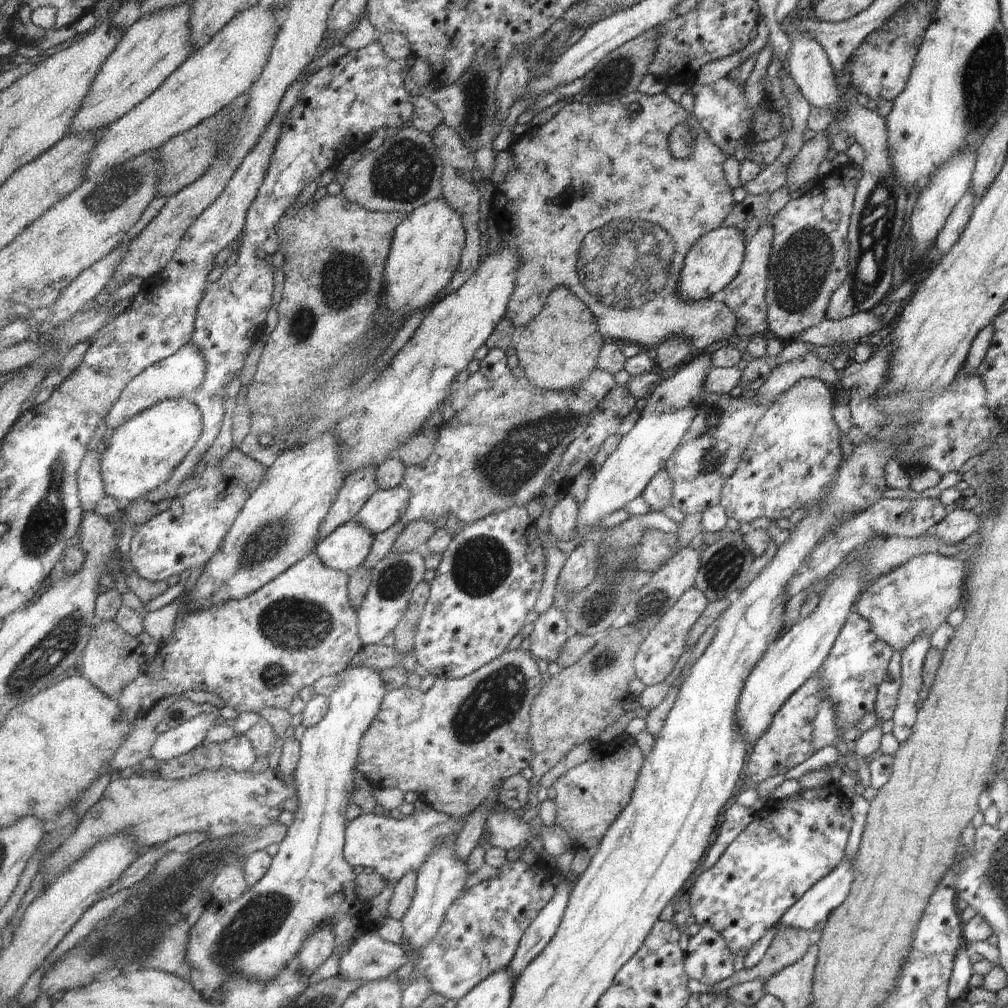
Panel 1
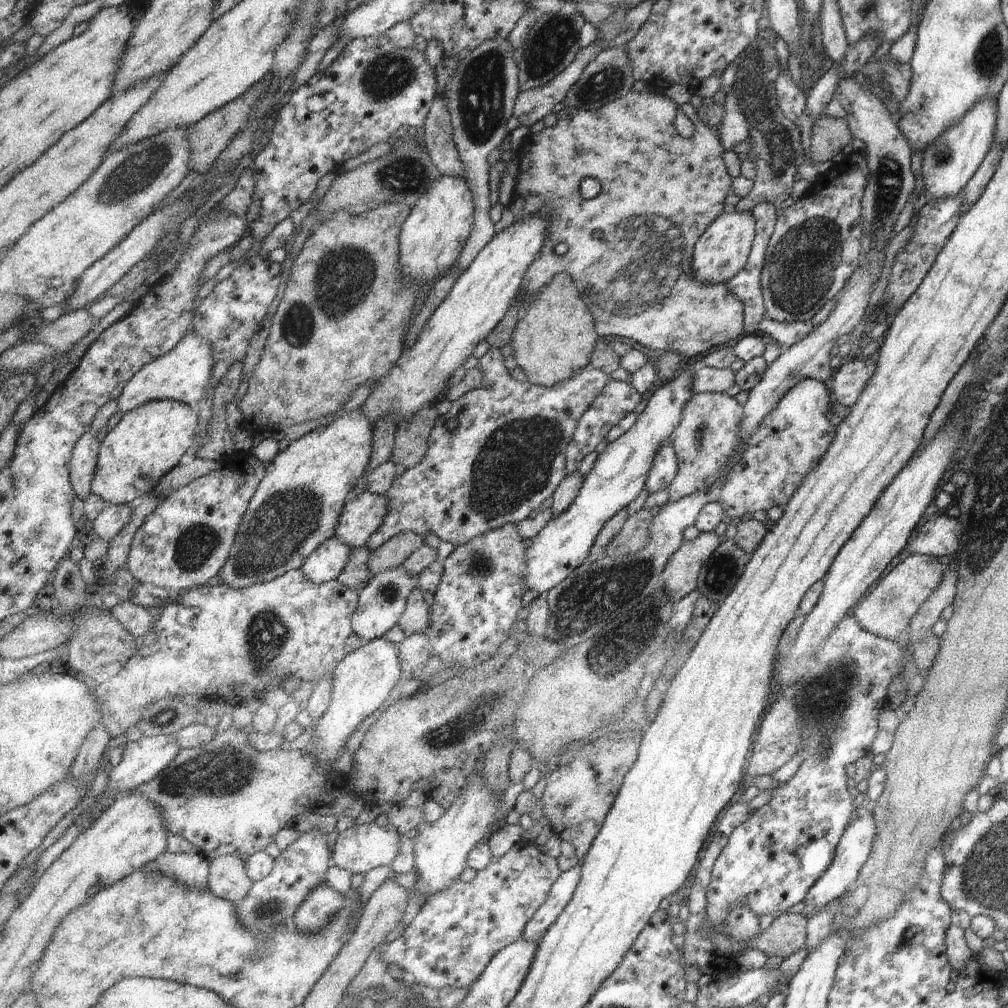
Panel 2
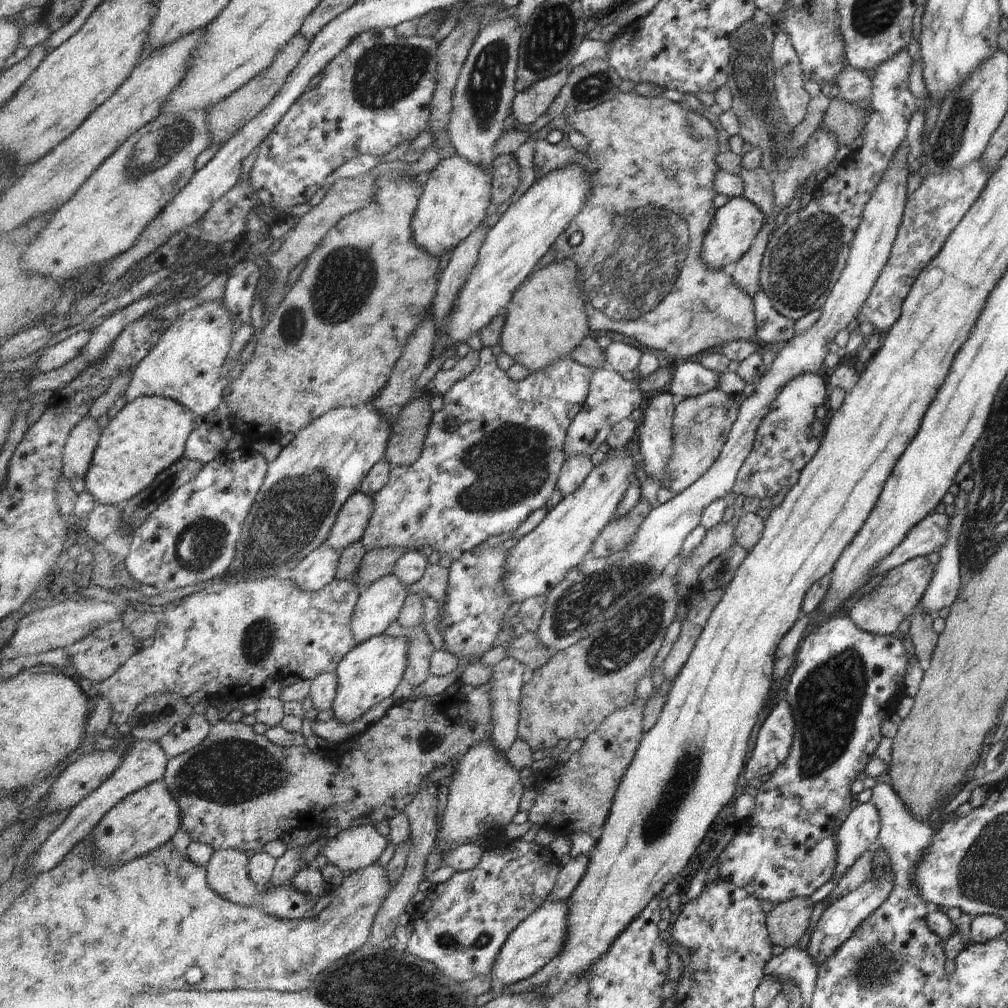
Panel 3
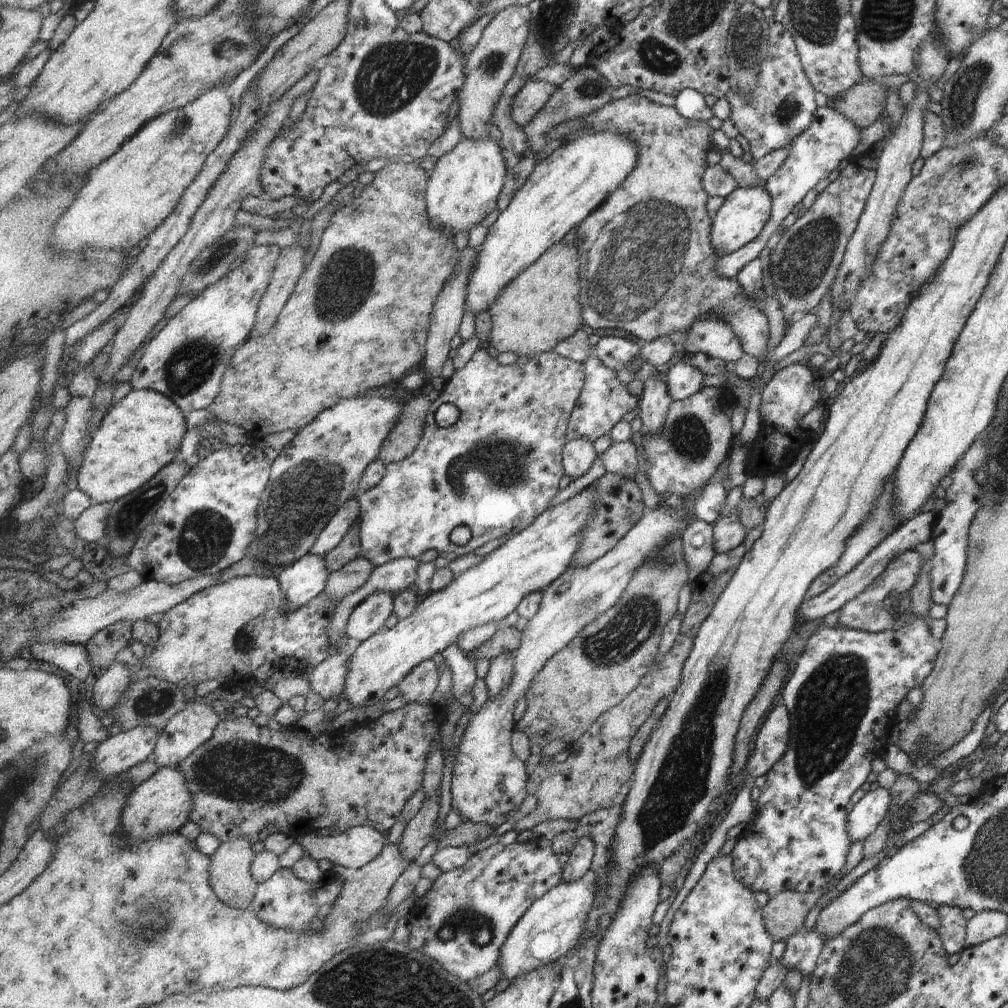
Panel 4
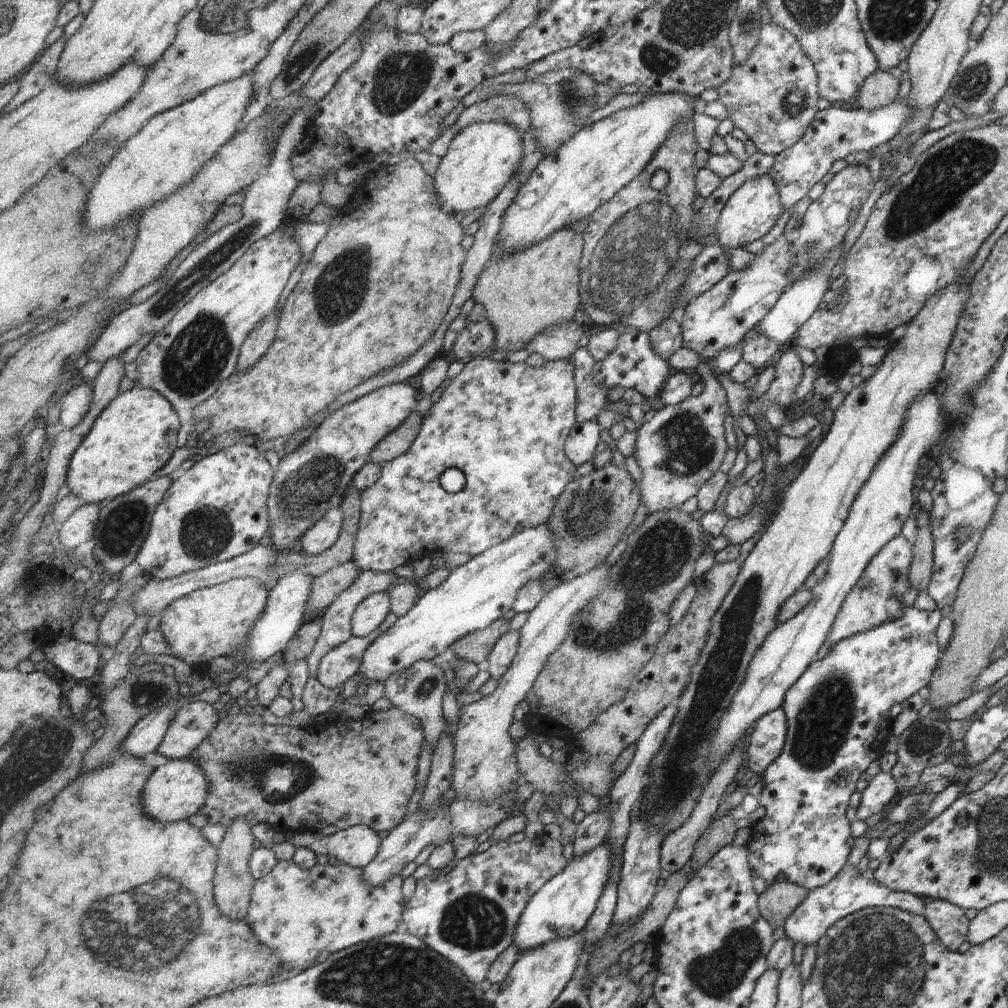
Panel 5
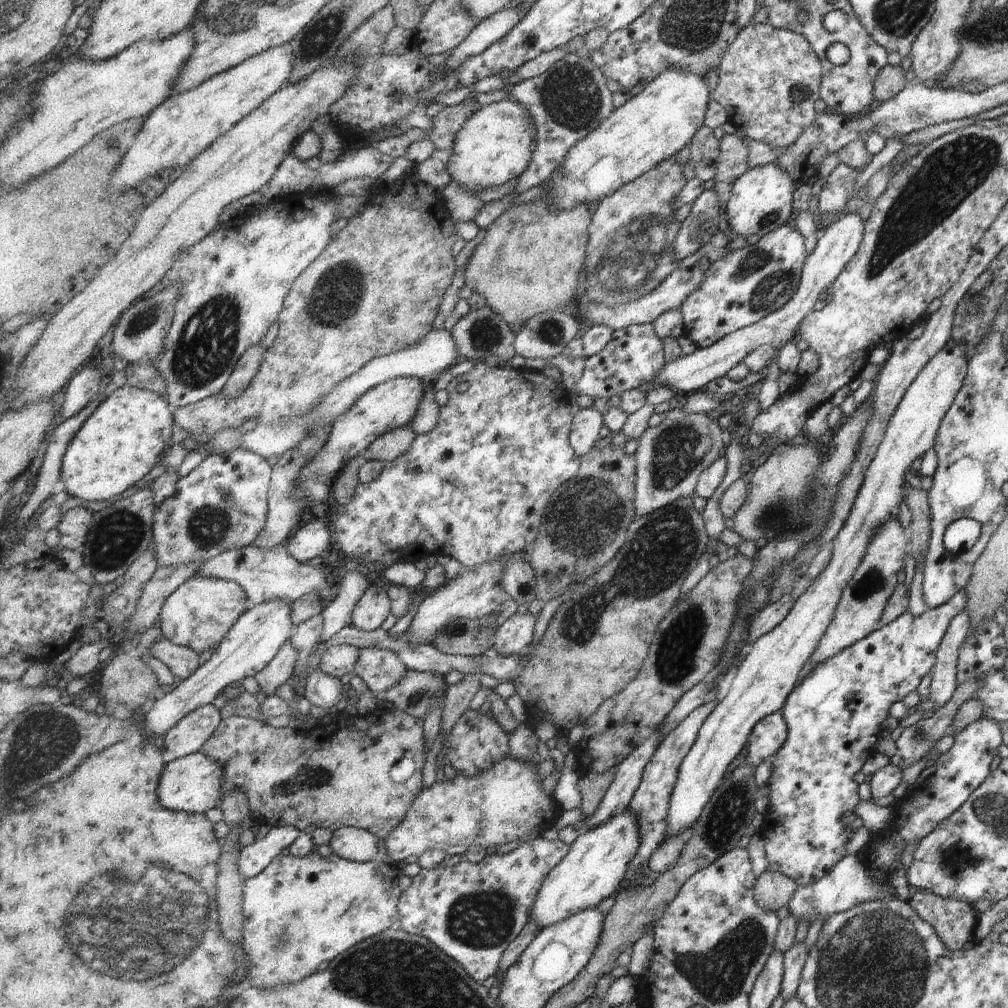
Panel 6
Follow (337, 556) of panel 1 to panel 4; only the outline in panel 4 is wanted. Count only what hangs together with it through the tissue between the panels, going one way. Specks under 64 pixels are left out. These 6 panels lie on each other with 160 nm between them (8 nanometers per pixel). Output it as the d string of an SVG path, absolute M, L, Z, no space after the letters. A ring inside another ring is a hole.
M309 553L301 560L279 570L278 581L290 609L301 608L326 590L330 568L321 555Z

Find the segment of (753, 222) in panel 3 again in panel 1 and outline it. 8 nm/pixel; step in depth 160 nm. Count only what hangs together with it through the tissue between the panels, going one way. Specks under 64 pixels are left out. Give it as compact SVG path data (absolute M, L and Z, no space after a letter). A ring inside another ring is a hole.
M723 224L718 229L703 235L687 253L686 264L681 272L680 293L686 301L705 301L713 294L727 288L739 276L745 258L743 232Z

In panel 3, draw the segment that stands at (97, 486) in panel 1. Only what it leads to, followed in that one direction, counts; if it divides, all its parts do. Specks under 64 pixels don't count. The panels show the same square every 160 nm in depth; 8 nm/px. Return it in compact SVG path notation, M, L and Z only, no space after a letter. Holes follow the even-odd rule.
M87 415L74 430L66 444L66 475L72 490L80 495L87 491L86 478L94 462L95 451L102 436L97 419Z

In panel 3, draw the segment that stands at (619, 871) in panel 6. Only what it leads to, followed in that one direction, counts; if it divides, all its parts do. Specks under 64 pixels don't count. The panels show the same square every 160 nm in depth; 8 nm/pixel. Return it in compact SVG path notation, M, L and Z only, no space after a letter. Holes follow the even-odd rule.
M549 898L533 915L522 922L503 945L495 959L495 980L501 980L505 986L521 983L547 964L555 948L567 934L569 904Z

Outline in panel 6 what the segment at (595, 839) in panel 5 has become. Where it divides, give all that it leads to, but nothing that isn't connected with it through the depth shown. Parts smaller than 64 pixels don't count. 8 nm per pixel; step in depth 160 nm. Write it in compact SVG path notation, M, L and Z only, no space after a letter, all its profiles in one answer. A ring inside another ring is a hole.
M661 730L653 733L643 744L640 744L620 765L614 778L613 784L609 787L601 806L592 814L591 818L587 817L584 820L584 826L587 832L592 831L598 826L605 824L609 819L614 819L619 815L622 815L627 809L630 808L631 801L635 796L637 790L642 783L645 767L647 763L653 758L655 751L659 744L661 744L660 736Z

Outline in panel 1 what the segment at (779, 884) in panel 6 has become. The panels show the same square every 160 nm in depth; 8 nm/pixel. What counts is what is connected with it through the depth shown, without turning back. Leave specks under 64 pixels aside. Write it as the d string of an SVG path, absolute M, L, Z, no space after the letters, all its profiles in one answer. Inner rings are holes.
M794 928L779 931L764 952L763 958L753 968L743 968L743 972L735 973L731 980L715 986L715 990L723 990L723 988L727 990L731 986L735 987L735 984L741 985L741 982L749 982L754 978L766 981L785 967L800 961L811 944L809 933L809 931Z

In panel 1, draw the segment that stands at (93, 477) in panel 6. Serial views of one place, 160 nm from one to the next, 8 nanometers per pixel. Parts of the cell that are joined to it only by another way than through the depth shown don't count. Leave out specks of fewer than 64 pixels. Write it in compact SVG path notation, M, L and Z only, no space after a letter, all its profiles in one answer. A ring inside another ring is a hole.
M187 397L164 400L128 420L113 432L102 454L102 476L108 493L128 508L132 502L147 496L152 488L167 484L179 470L179 464L197 446L203 427L200 408Z

